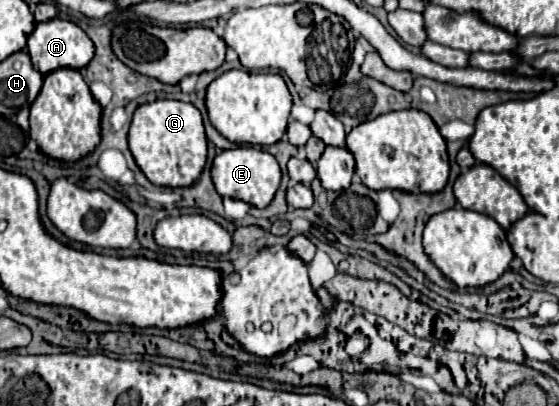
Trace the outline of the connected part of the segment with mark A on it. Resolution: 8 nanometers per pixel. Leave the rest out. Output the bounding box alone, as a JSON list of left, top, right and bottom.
[26,18,94,74]

